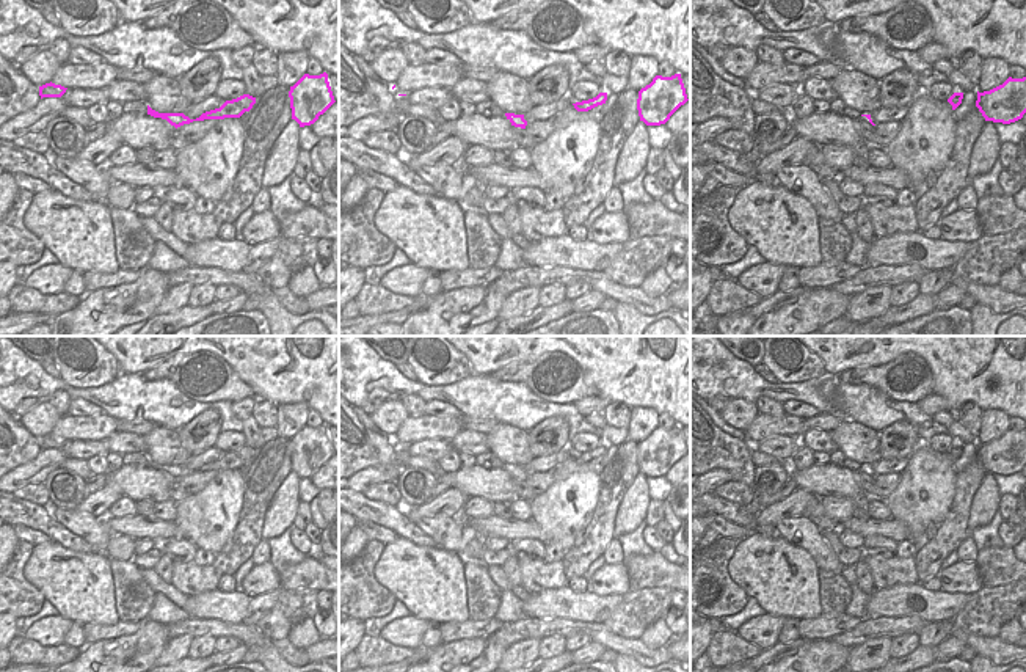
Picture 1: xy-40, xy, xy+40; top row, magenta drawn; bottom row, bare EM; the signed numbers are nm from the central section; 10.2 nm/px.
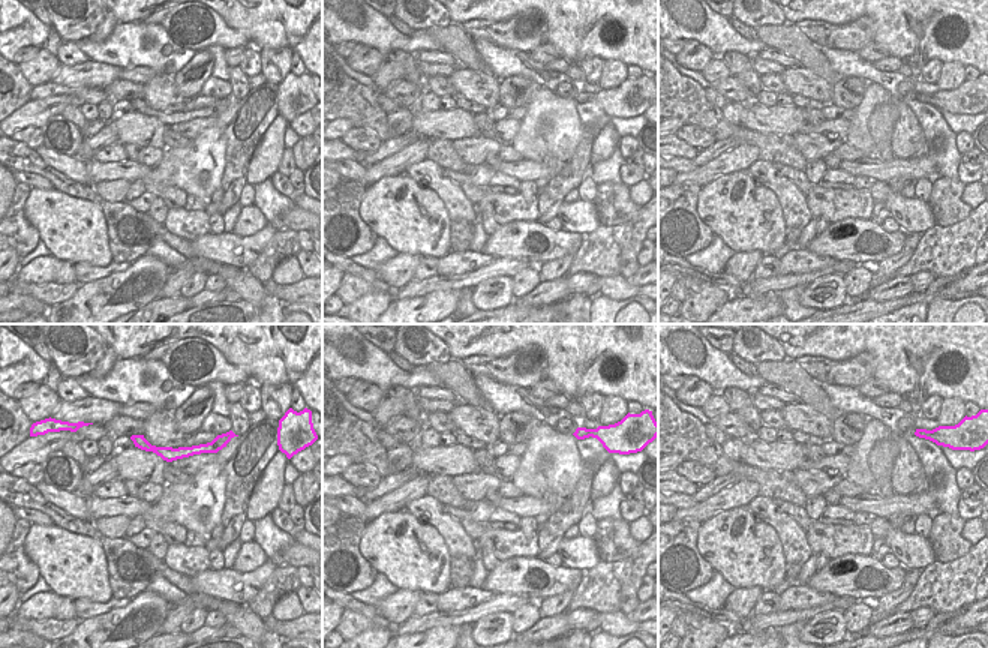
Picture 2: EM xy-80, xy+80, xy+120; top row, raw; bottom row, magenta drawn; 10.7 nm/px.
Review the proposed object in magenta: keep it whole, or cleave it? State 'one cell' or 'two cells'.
one cell

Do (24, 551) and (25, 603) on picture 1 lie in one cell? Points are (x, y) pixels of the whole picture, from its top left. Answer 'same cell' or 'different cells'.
same cell

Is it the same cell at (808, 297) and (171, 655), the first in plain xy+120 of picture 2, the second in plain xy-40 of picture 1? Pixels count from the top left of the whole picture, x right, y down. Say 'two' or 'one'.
one

